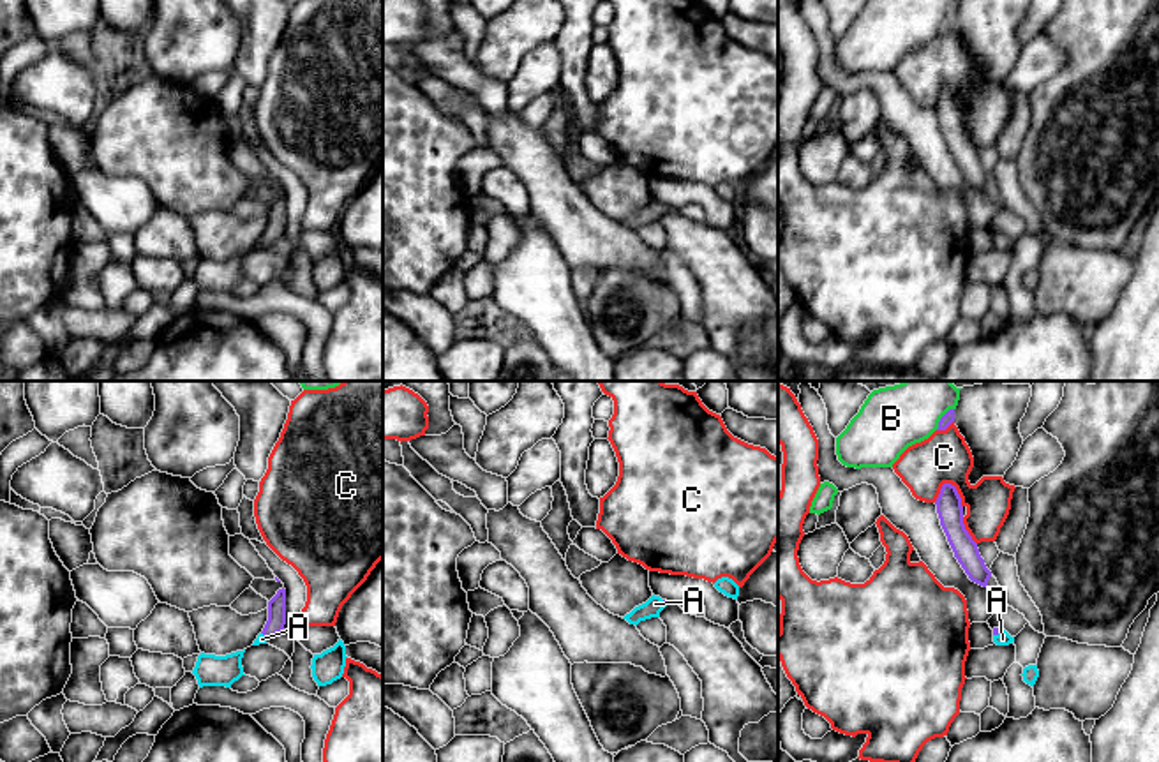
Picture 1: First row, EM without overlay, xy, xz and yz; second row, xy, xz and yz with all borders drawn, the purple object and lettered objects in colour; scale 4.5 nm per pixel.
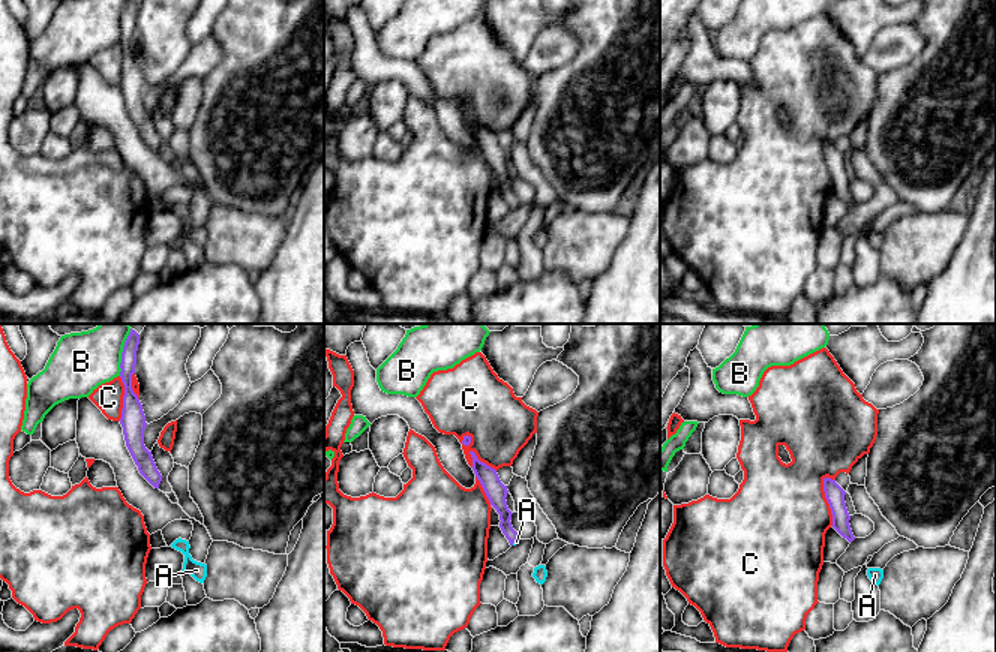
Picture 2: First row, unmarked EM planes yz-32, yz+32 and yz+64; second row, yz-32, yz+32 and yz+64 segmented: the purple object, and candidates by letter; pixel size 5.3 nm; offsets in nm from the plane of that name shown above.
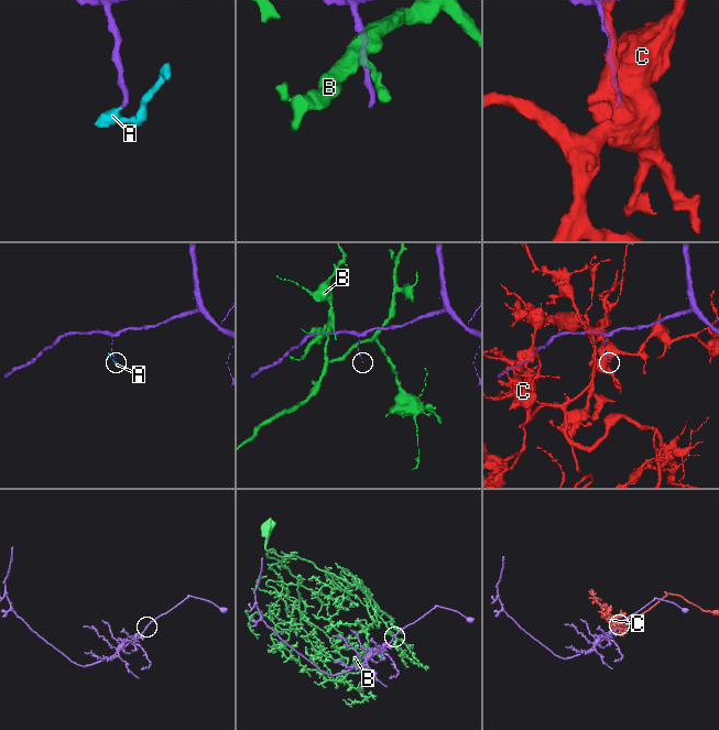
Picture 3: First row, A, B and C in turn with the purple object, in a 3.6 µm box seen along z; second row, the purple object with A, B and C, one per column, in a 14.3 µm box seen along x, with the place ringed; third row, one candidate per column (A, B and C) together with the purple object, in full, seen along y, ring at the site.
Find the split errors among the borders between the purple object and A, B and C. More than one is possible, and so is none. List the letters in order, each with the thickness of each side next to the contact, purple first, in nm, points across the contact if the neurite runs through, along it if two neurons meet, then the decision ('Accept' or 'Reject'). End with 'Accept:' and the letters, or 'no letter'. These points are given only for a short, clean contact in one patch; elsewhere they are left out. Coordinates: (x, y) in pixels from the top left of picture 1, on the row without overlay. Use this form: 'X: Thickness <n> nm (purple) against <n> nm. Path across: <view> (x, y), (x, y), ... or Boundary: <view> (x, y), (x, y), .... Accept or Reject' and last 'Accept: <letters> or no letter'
A: Thickness 30 nm (purple) against 60 nm. Path across: yz (995, 235), (997, 239), (1002, 244). Accept
B: Thickness 60 nm (purple) against 280 nm. Boundary: yz (953, 13), (941, 23), (935, 34). Reject
C: Thickness 120 nm (purple) against 240 nm. Reject
Accept: A

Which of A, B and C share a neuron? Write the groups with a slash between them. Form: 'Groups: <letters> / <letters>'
Groups: A / B / C

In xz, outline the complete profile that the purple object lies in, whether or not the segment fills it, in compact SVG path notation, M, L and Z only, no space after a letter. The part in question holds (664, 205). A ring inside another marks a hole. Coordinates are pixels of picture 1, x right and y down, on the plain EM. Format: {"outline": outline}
{"outline": "M653 199L646 208L635 212L623 224L637 231L640 226L660 222L660 217L667 212L667 208L667 205L662 205L660 201Z"}

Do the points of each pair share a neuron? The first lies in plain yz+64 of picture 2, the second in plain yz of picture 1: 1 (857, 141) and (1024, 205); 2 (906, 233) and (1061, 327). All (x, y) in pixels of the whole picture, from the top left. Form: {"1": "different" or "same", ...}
{"1": "different", "2": "different"}

